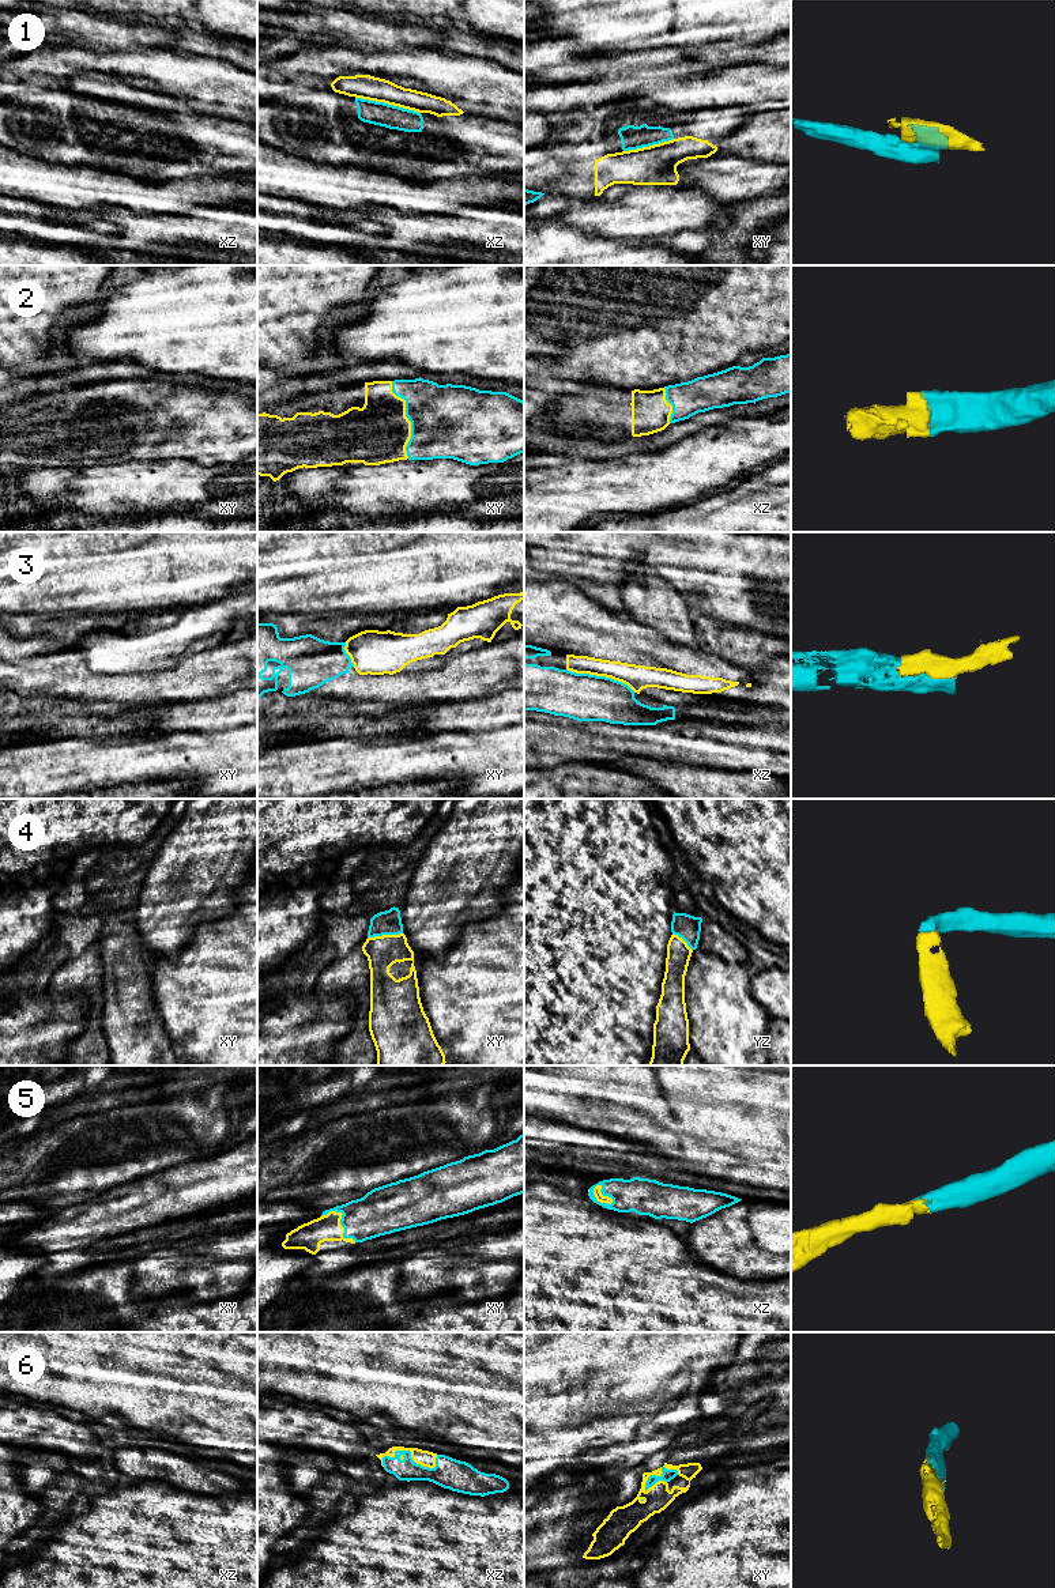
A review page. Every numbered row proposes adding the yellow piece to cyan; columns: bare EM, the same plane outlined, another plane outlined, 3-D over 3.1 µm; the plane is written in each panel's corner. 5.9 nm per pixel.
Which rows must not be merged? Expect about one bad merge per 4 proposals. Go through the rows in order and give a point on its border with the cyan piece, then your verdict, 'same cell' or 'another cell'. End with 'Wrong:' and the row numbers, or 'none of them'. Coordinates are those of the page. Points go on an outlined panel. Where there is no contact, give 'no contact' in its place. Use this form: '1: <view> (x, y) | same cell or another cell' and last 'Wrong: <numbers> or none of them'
1: xz (387, 104) | another cell
2: xy (407, 417) | same cell
3: xz (601, 676) | another cell
4: xy (384, 934) | same cell
5: xy (341, 1221) | same cell
6: xz (410, 1453) | same cell
Wrong: 1, 3

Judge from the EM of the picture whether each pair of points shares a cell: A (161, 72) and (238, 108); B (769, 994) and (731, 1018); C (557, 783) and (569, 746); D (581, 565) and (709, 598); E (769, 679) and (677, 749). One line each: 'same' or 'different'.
A: same
B: different
C: different
D: same
E: different

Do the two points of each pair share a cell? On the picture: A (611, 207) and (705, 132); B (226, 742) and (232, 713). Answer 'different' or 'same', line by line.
A: different
B: different

